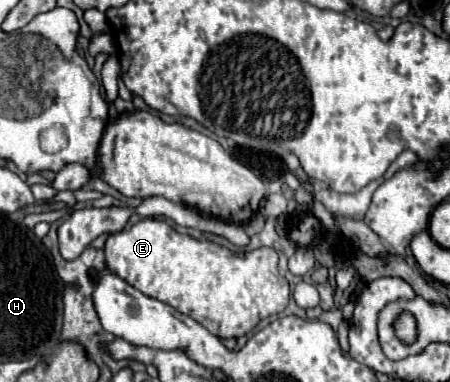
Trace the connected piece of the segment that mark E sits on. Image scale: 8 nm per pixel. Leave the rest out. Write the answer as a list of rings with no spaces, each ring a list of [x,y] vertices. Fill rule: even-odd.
[[[143,218],[129,230],[111,234],[105,242],[103,252],[109,272],[123,278],[143,294],[167,302],[181,314],[193,316],[195,322],[219,338],[237,338],[249,334],[261,320],[283,312],[289,304],[289,284],[279,274],[279,256],[273,248],[267,246],[249,252],[249,256],[237,256],[235,252],[211,240],[197,240],[189,234],[179,234],[163,220]]]

